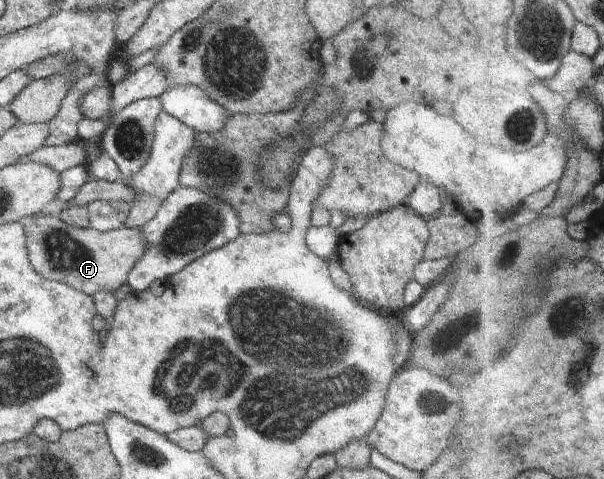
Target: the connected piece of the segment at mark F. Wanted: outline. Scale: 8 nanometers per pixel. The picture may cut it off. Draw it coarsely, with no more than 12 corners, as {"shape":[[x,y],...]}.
{"shape":[[24,222],[29,265],[88,296],[114,293],[145,253],[138,228]]}

